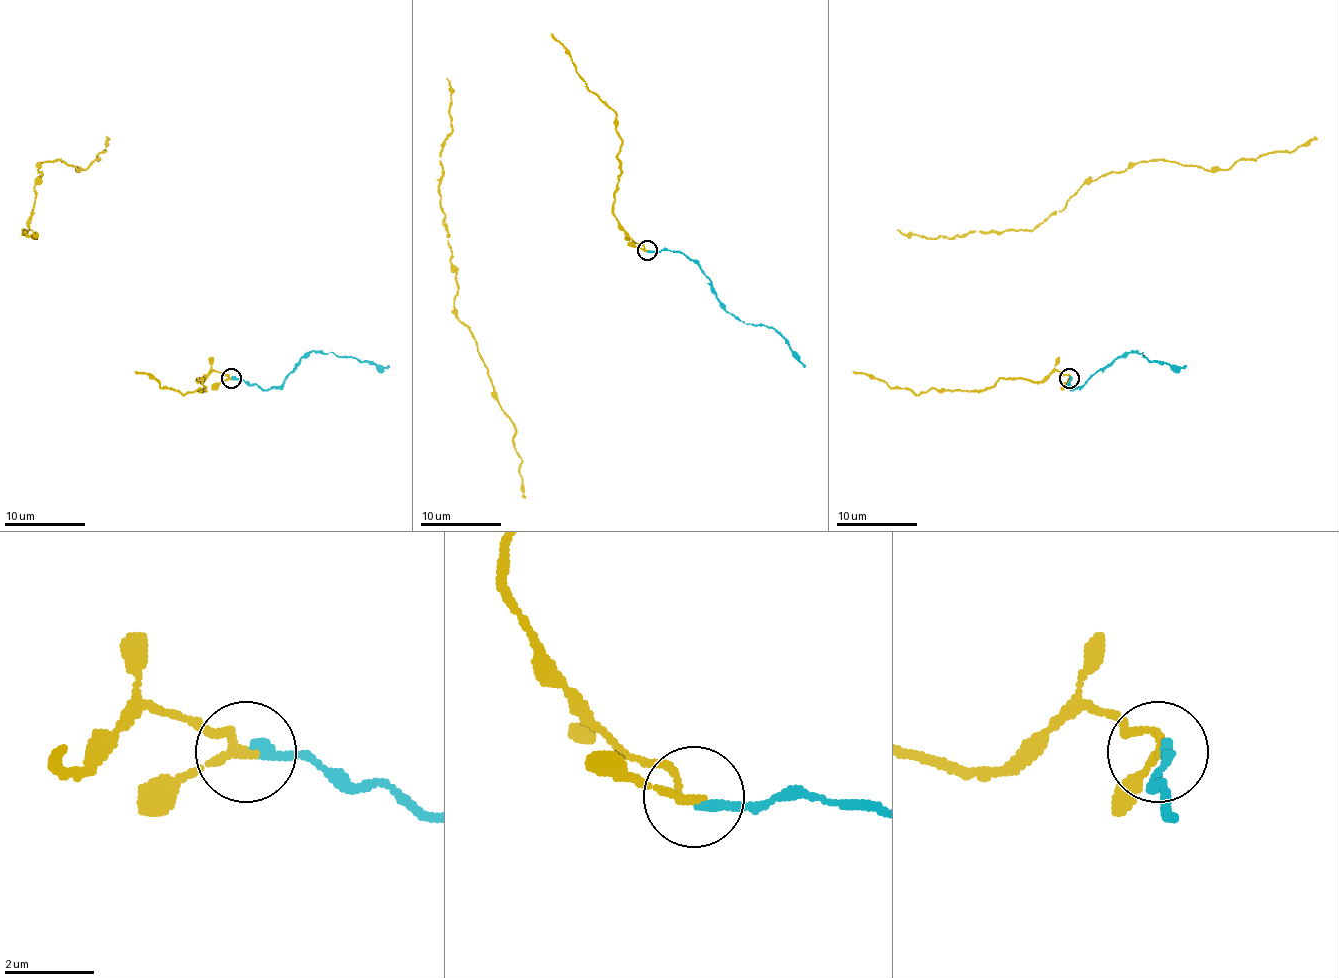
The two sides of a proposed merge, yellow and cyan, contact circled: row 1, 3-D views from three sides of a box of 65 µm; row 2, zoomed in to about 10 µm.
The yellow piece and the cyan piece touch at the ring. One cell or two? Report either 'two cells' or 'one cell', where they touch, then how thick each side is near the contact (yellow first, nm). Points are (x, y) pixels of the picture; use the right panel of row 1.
one cell | (1069, 378) | 170/240 nm

